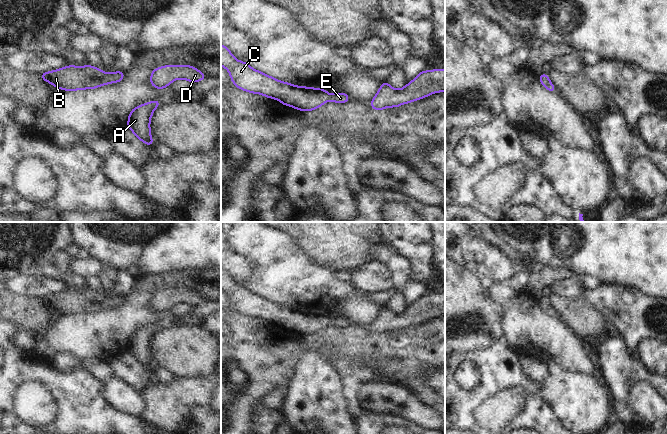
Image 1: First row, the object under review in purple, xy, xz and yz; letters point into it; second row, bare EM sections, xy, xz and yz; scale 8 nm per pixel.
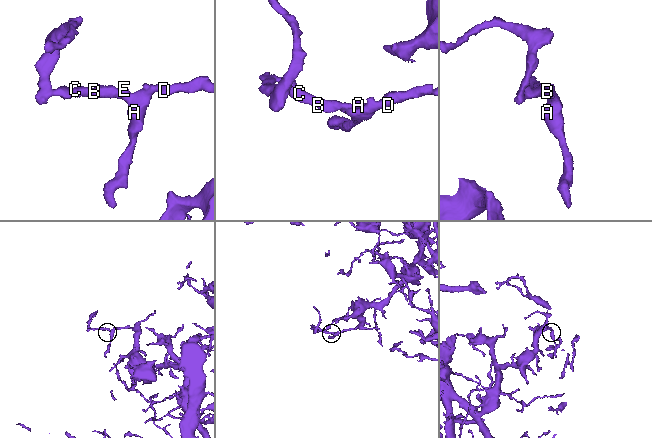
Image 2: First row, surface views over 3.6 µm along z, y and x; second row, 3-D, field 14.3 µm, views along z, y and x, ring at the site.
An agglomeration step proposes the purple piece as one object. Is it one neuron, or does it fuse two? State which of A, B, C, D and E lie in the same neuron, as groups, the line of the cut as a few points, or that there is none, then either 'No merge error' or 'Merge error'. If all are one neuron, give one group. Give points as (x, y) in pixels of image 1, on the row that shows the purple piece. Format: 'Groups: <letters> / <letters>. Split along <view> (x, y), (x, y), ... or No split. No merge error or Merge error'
Groups: A B C D E. No split. No merge error

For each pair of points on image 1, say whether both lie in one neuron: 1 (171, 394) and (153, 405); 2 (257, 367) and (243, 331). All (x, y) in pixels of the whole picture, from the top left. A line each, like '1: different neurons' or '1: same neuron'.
1: same neuron
2: same neuron

